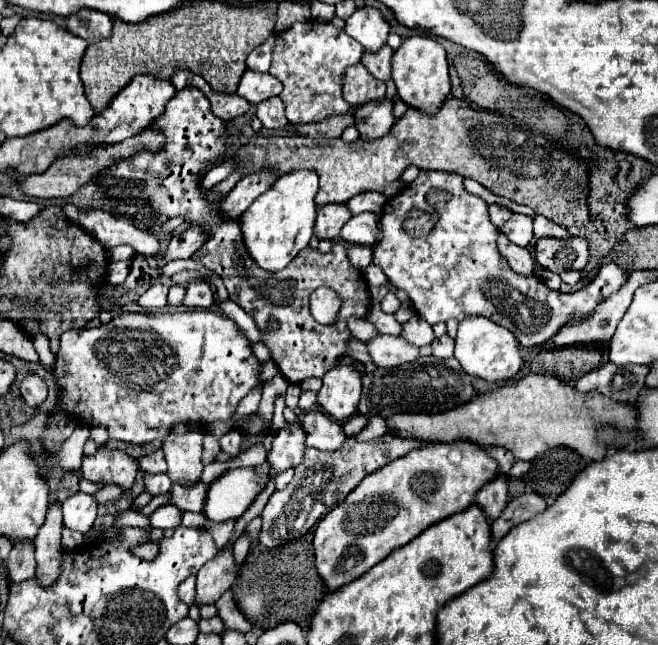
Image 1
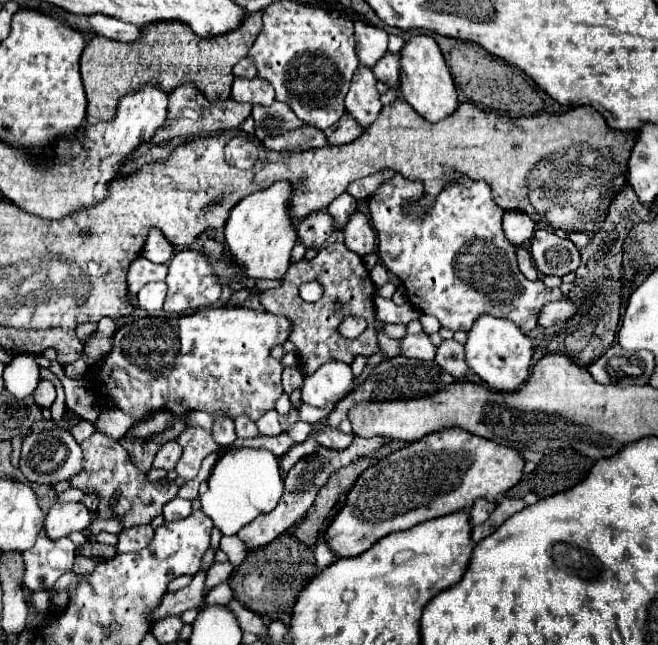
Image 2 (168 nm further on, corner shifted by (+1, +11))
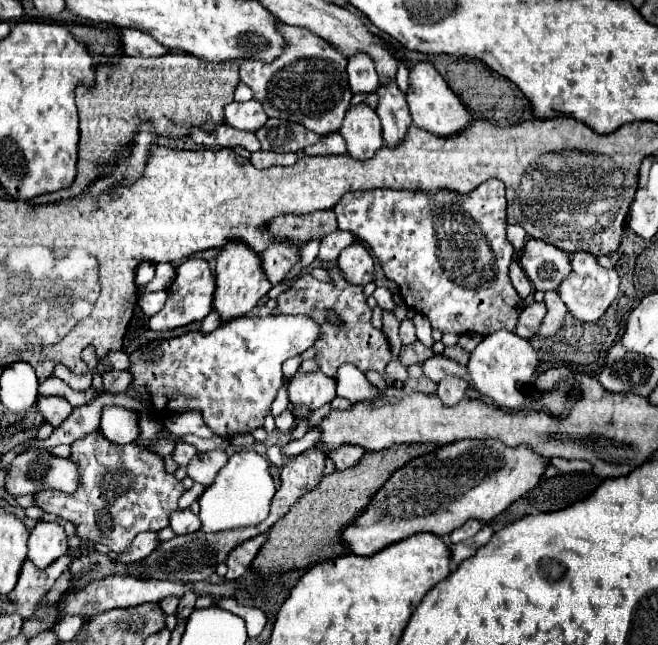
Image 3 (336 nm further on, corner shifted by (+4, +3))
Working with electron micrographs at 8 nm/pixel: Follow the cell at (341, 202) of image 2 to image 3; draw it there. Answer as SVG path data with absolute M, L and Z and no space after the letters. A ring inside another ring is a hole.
M339 228L335 230L335 232L331 232L331 234L327 234L323 240L321 240L321 250L319 250L319 260L323 260L323 262L333 262L337 256L339 256L339 252L347 246L347 244L351 244L355 238L351 236L351 232L341 232Z

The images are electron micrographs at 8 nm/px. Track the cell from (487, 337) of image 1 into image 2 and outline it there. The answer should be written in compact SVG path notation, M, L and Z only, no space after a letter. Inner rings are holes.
M482 316L474 322L474 328L468 332L466 342L466 364L472 368L492 390L514 392L530 376L530 362L534 354L532 340L510 320Z

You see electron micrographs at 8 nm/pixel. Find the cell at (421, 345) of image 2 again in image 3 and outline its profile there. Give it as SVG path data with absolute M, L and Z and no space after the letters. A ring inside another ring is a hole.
M435 354L435 356L419 362L419 364L421 364L421 370L423 370L423 376L431 378L433 382L439 382L439 380L445 378L447 374L453 374L453 376L459 376L459 378L471 382L469 376L467 376L465 366L459 366L455 360L449 360L449 358L443 356L443 354Z

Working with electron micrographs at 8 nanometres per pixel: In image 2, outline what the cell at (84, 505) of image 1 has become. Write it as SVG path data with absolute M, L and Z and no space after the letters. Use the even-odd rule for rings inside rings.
M56 502L44 518L44 532L50 540L60 540L72 532L84 532L90 526L90 512L84 504Z

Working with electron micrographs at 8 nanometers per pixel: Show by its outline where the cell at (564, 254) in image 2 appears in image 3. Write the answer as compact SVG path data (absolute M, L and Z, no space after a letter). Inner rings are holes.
M529 238L521 256L519 264L535 290L555 290L567 272L571 272L571 258L561 248L555 248L543 240Z

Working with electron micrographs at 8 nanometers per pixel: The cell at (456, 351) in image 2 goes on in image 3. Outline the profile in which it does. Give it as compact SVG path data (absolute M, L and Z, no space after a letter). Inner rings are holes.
M445 376L439 384L437 384L437 396L443 400L443 404L447 406L455 406L457 402L461 402L465 398L465 390L467 390L467 382L459 380L457 376Z

